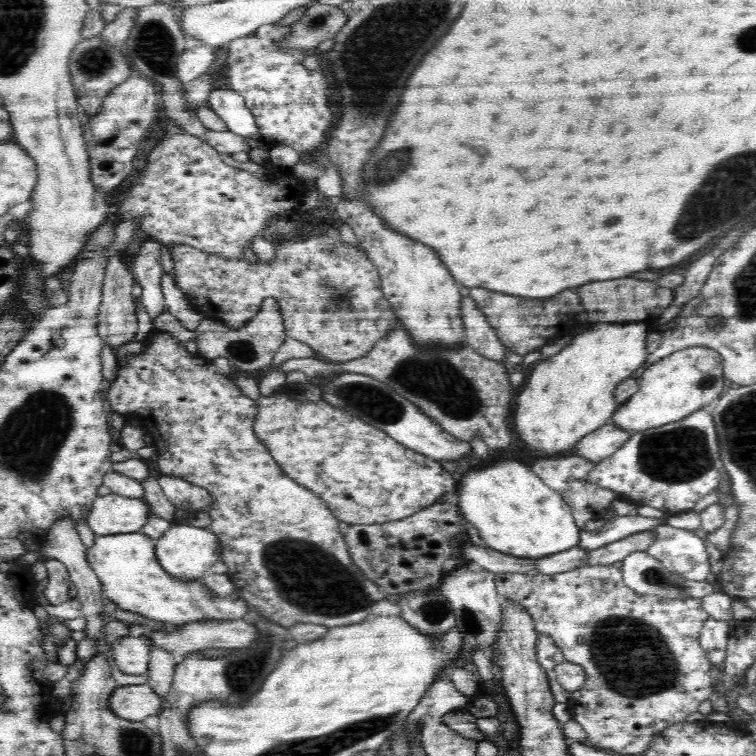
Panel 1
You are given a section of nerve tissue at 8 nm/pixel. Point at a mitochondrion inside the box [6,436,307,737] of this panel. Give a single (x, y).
(241, 674)

